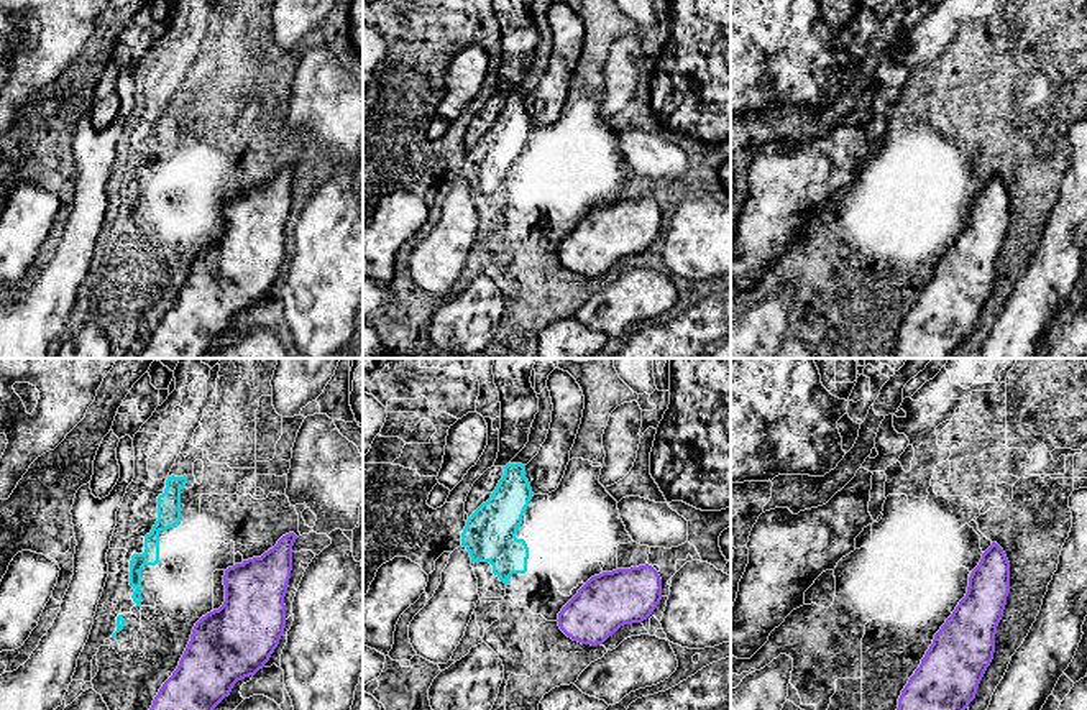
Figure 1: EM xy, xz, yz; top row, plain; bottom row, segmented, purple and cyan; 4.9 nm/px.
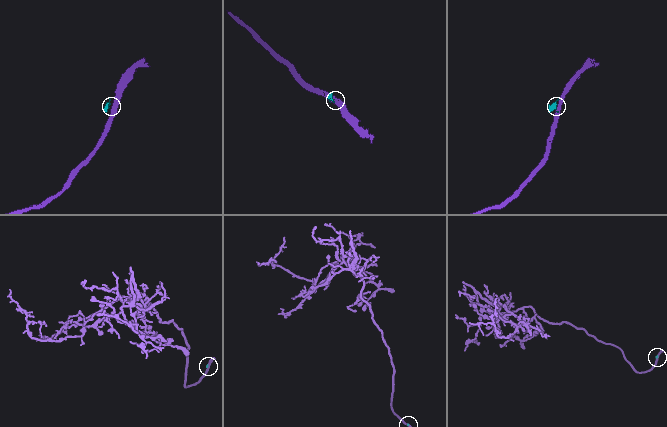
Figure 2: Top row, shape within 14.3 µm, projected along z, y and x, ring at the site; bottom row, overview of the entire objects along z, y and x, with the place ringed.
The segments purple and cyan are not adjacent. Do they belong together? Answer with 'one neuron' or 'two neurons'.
two neurons

